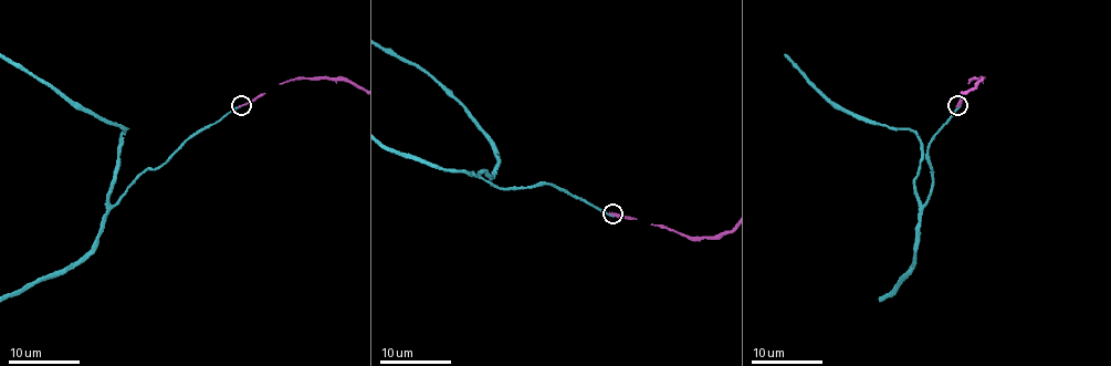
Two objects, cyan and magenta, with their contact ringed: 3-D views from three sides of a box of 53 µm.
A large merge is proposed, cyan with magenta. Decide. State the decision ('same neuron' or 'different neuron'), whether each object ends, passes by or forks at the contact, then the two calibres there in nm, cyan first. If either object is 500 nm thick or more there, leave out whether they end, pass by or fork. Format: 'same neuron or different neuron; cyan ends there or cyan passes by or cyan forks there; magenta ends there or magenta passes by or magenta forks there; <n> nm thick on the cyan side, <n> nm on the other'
different neuron; cyan ends there; magenta ends there; 240 nm thick on the cyan side, 280 nm on the other

